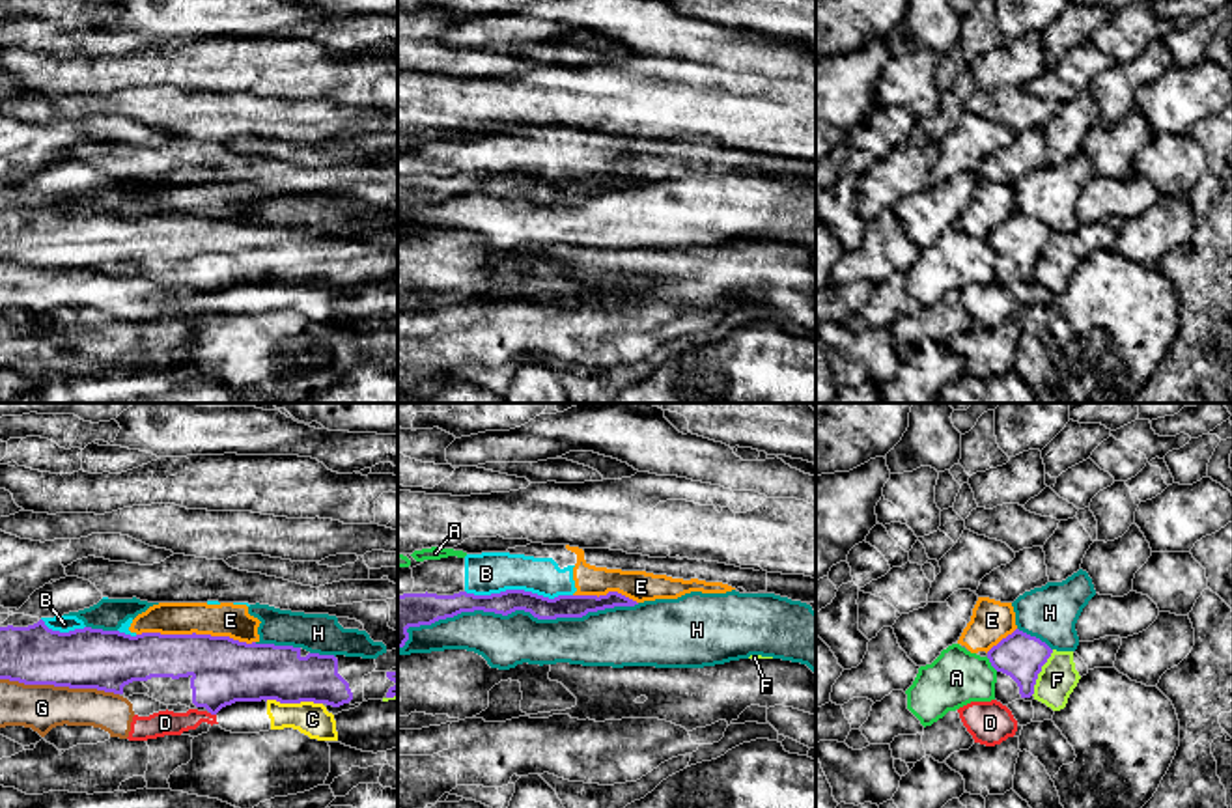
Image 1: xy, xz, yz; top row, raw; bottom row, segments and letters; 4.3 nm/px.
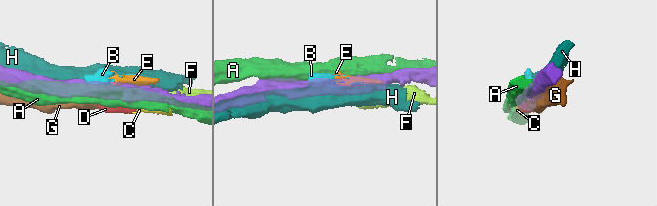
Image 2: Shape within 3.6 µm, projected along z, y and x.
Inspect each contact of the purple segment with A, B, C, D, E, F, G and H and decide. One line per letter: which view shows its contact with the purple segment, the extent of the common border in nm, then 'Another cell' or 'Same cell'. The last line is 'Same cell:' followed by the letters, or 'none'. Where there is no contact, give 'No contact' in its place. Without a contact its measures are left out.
A: Touches purple in yz. Shared border 80 nm. Another cell
B: Touches purple in xz. Shared border 460 nm. Another cell
C: Touches purple in xy. Shared border 240 nm. Another cell
D: Touches purple in xy. Shared border 40 nm. Another cell
E: Touches purple in xy. Shared border 500 nm. Another cell
F: Touches purple in yz. Shared border 220 nm. Another cell
G: Touches purple in xy. Shared border 500 nm. Another cell
H: Touches purple in xz. Shared border 1050 nm. Another cell
Same cell: none

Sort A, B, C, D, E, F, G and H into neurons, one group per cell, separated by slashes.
A / B E / C D G / F / H

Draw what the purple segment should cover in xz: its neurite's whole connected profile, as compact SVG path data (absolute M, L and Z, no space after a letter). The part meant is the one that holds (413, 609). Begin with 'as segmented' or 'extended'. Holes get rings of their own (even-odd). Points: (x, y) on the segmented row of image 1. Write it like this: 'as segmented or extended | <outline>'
as segmented | M506 590L491 595L459 592L454 595L403 593L398 595L398 649L409 640L409 627L431 625L461 612L495 612L508 616L515 610L530 612L538 620L582 618L614 606L635 606L637 601L609 592L607 595L558 595L554 599L525 592Z

